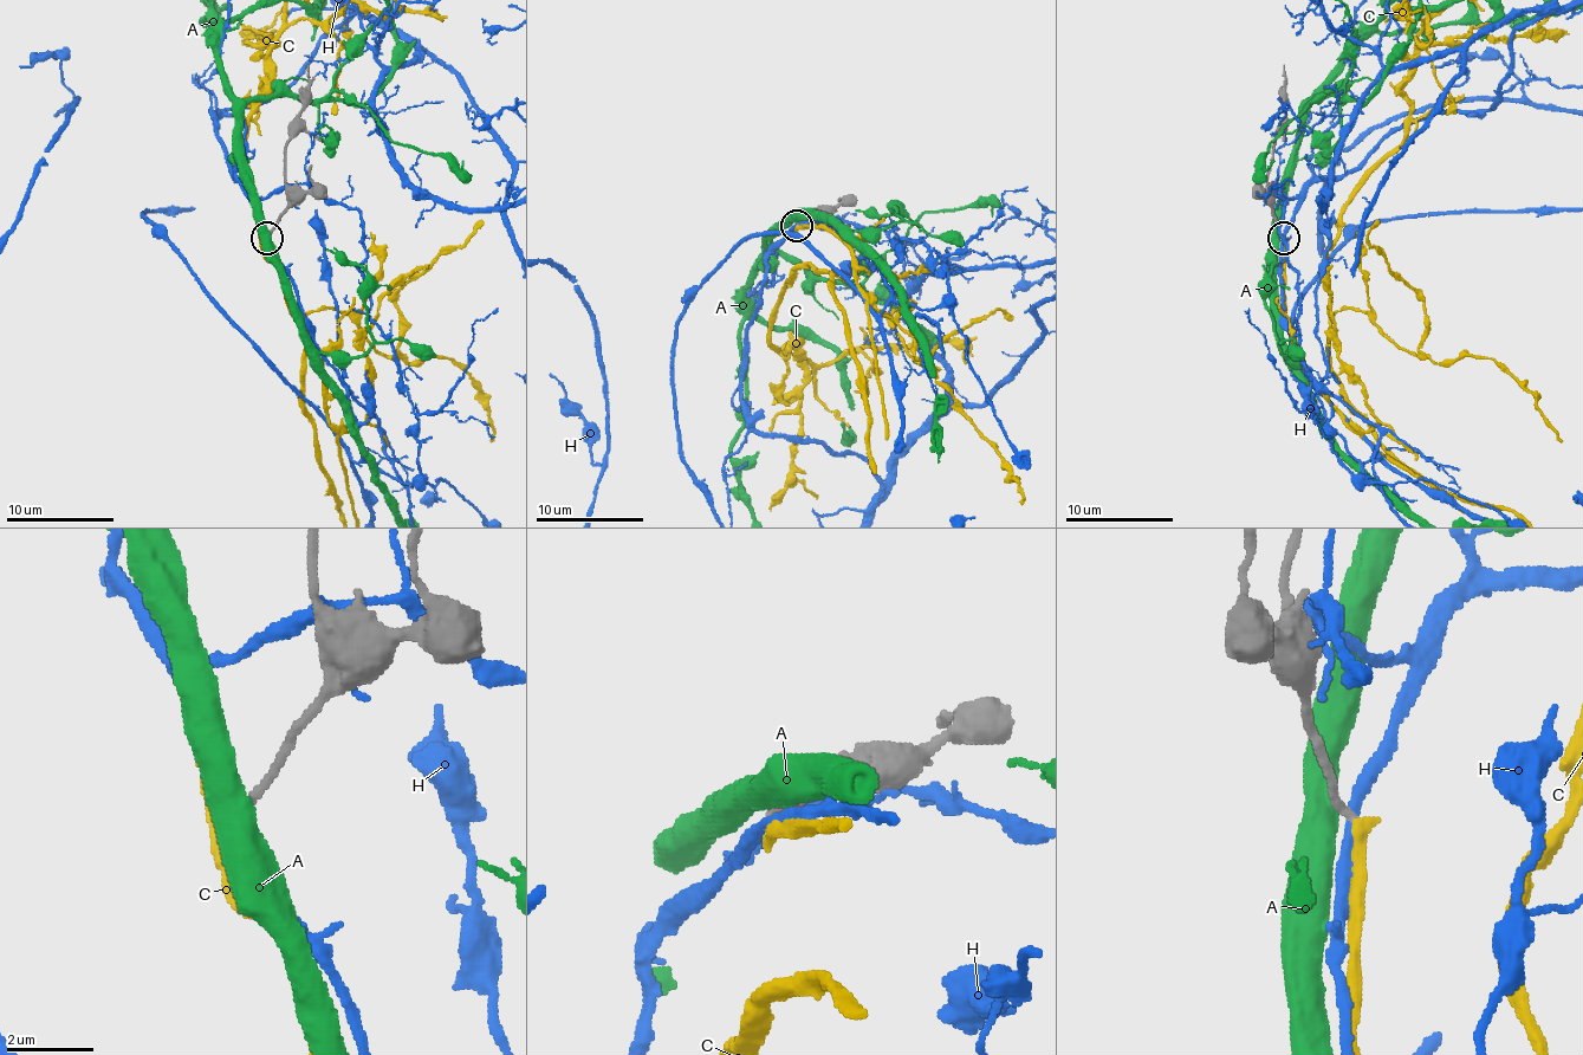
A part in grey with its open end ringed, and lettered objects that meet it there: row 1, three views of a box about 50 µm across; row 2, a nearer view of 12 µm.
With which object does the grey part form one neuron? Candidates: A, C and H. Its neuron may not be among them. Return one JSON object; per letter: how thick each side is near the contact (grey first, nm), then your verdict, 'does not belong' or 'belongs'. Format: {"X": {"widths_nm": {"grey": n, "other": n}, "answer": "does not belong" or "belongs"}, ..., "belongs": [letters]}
{"A": {"widths_nm": {"grey": 240, "other": 550}, "answer": "does not belong"}, "C": {"widths_nm": {"grey": 190, "other": 340}, "answer": "does not belong"}, "H": {"widths_nm": {"grey": 200, "other": 240}, "answer": "does not belong"}, "belongs": []}

